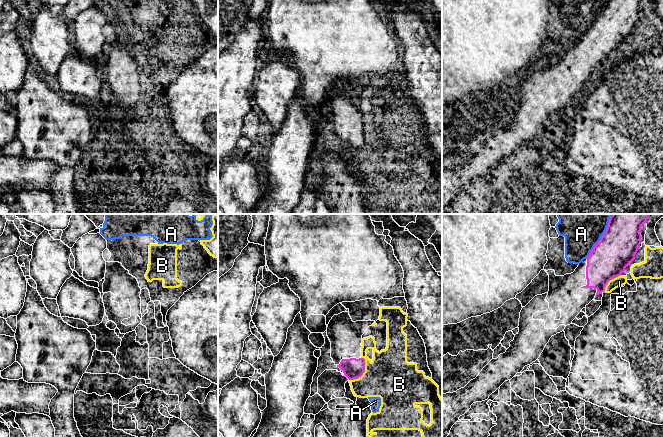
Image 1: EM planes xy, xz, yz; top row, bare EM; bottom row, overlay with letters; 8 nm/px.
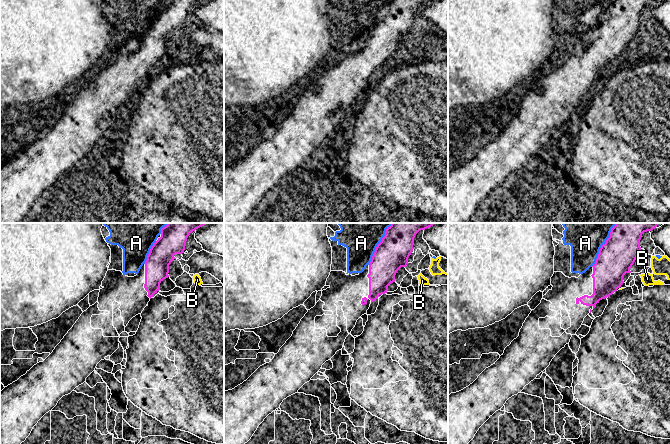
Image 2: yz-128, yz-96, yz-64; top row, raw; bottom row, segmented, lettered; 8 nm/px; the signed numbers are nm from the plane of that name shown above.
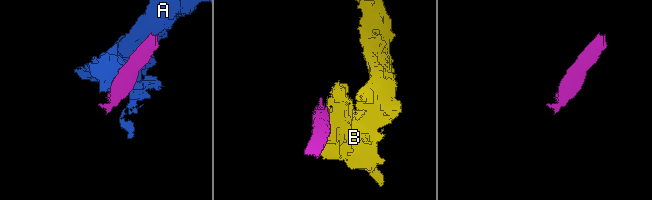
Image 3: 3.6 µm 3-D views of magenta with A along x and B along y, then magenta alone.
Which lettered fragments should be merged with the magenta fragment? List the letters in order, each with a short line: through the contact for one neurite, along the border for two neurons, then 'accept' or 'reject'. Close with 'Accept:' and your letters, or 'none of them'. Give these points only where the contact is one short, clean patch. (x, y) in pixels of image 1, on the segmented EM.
A: reject
B: reject
Accept: none of them

